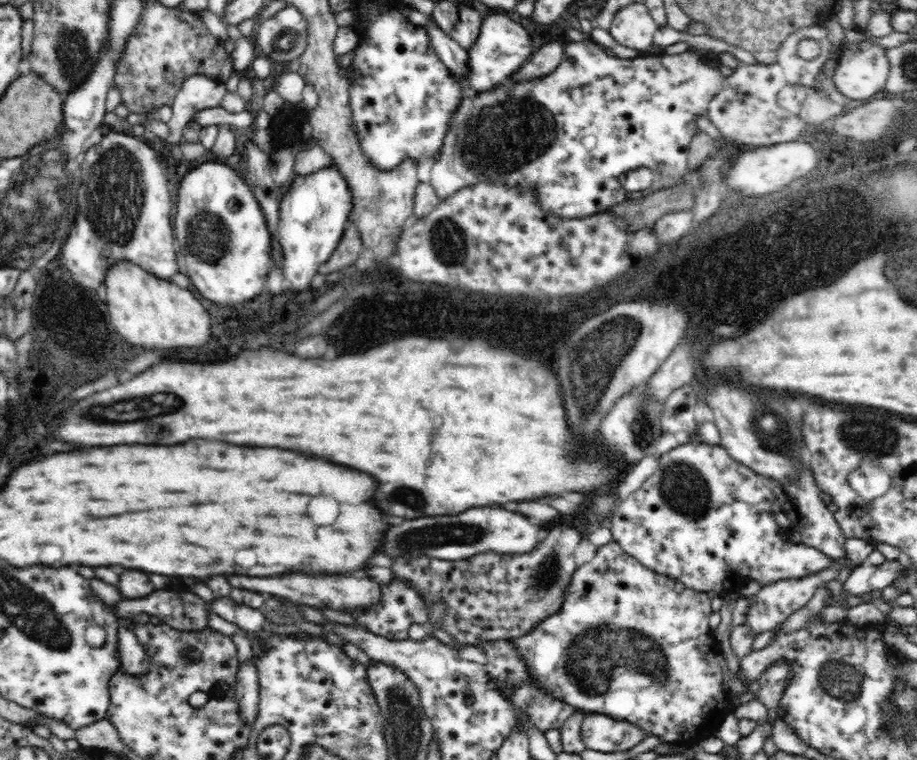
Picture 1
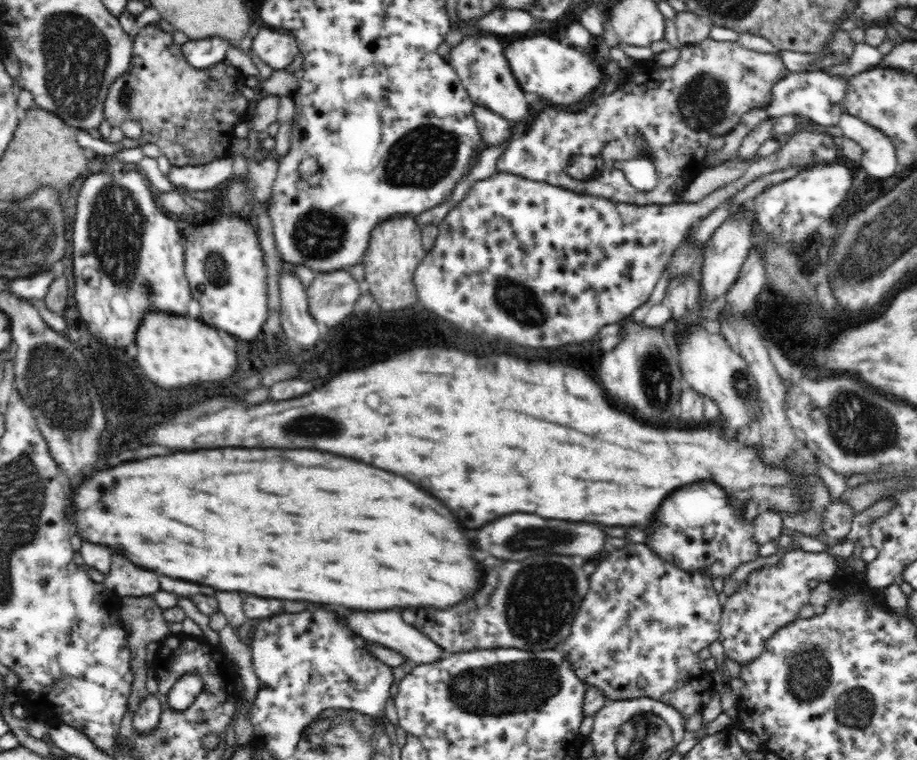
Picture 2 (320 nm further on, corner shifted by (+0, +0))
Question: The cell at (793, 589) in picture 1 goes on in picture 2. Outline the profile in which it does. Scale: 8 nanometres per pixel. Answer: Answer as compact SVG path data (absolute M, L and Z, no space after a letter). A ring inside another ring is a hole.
M800 549L799 551L786 552L778 560L778 564L752 571L738 586L738 590L727 596L726 603L723 605L719 641L727 656L741 664L758 658L758 655L764 650L766 641L774 633L800 618L800 608L809 603L811 590L808 582L811 580L831 581L840 568L835 556L826 552L804 552Z

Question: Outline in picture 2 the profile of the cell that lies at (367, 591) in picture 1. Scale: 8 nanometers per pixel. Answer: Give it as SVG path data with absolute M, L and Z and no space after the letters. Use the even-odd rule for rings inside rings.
M386 610L386 612L348 612L346 614L346 622L350 626L350 630L360 635L370 643L378 643L394 652L400 653L408 660L416 662L416 664L432 664L444 658L446 651L438 646L438 643L432 641L430 637L422 634L422 631L417 630L415 626L406 624L400 616L400 612L394 610Z

